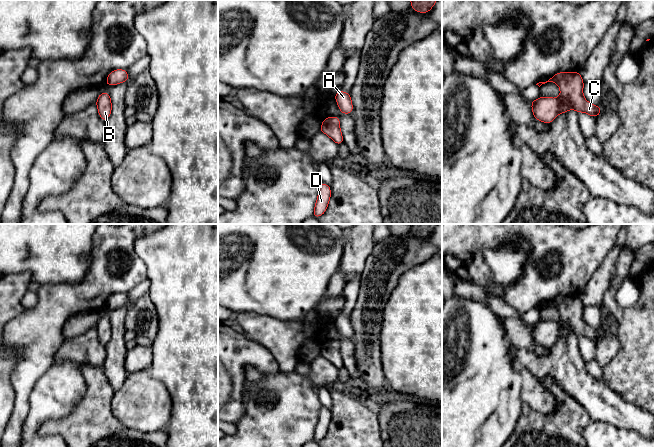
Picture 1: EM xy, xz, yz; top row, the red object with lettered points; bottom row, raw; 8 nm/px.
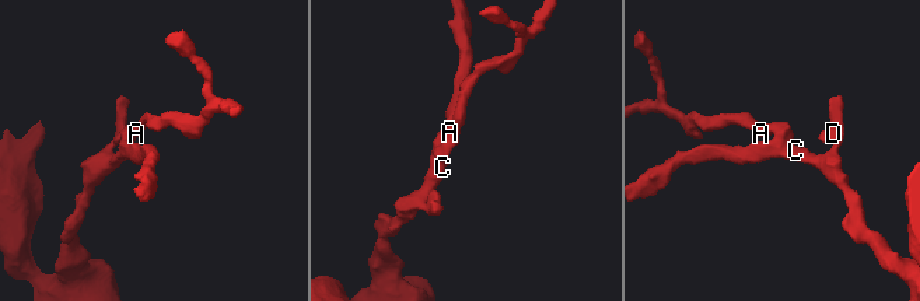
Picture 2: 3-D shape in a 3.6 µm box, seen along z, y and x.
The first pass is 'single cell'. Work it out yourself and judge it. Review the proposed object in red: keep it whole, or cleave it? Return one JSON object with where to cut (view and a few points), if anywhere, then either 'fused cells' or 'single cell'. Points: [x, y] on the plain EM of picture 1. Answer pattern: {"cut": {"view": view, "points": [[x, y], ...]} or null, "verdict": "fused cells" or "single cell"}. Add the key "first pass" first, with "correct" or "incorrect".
{"first pass": "correct", "cut": null, "verdict": "single cell"}

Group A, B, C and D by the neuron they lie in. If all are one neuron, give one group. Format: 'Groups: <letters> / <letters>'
Groups: A B C D

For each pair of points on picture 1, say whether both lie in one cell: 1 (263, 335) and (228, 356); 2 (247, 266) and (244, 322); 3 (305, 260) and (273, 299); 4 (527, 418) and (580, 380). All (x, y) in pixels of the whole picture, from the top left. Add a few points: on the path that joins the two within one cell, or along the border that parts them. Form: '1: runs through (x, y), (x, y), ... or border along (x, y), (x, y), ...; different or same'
1: border along (248, 338), (258, 342), (272, 355); different
2: border along (237, 313), (256, 313), (267, 316); different
3: runs through (295, 270), (276, 289); same
4: border along (545, 377), (550, 376), (582, 406); different

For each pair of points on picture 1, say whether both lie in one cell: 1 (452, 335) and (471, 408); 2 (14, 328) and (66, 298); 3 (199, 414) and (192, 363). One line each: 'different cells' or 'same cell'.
1: same cell
2: same cell
3: same cell

